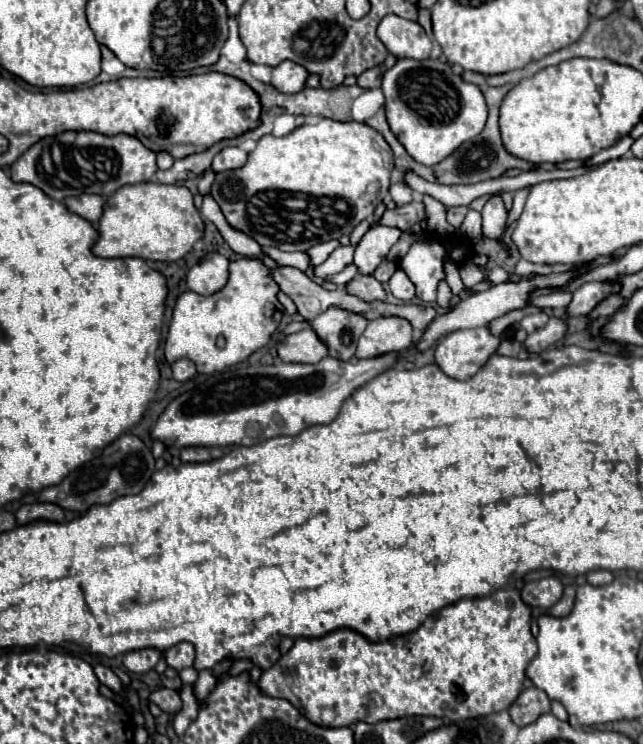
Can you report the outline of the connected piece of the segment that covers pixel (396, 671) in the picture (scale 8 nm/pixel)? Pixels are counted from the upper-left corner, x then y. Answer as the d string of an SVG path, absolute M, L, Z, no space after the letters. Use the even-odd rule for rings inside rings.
M495 590L495 592L491 592L485 598L459 600L457 604L445 606L445 616L443 616L443 612L433 614L421 626L423 628L417 628L411 634L397 636L395 641L387 640L377 642L377 644L365 640L361 634L357 634L353 630L347 630L347 628L335 630L335 632L331 632L327 636L321 636L321 638L297 638L293 648L287 654L283 654L283 658L269 672L265 672L267 678L259 680L259 688L265 694L269 694L269 696L275 692L275 686L279 688L277 694L289 694L289 690L307 690L307 704L303 706L303 716L307 720L311 720L313 724L321 724L321 718L319 718L321 710L323 708L333 708L333 712L335 712L335 728L357 724L361 718L363 718L363 722L369 722L369 724L383 722L383 720L393 720L393 718L405 718L405 716L435 716L435 718L443 718L445 722L463 722L463 720L489 716L489 714L495 714L499 710L505 710L519 696L519 692L523 688L523 680L525 680L525 668L531 662L531 658L535 658L535 654L537 654L537 642L535 642L535 638L531 634L531 610L529 610L529 606L525 606L521 602L517 590ZM459 694L463 694L465 698L459 700Z

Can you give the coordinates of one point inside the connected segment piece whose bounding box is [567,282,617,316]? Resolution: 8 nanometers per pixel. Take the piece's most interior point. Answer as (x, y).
(585, 299)

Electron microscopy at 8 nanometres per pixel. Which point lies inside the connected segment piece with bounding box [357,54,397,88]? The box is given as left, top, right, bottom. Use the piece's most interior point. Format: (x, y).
(372, 78)

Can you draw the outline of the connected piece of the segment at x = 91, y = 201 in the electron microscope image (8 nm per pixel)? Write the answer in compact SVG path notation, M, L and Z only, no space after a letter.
M79 194L79 196L71 196L65 198L63 204L67 206L69 212L85 218L87 222L95 224L99 220L99 214L103 210L103 198L97 194Z

